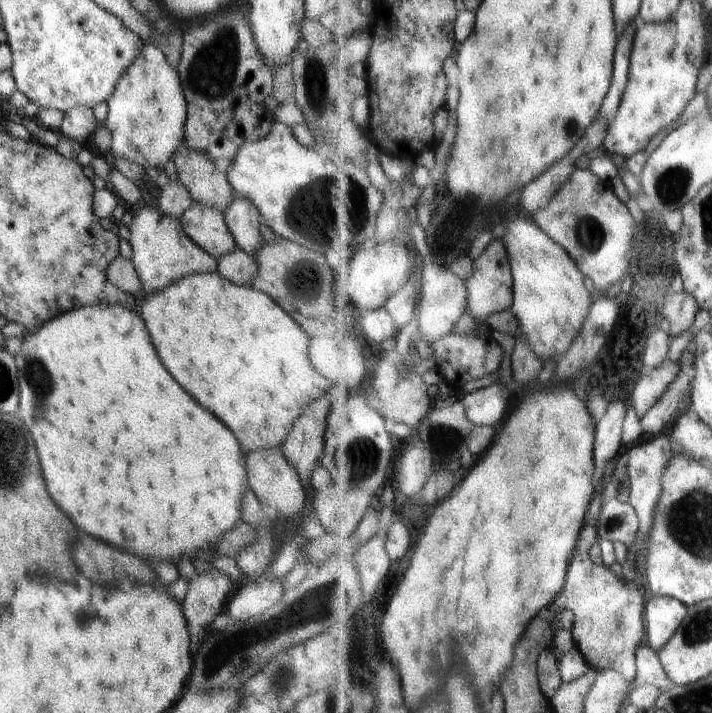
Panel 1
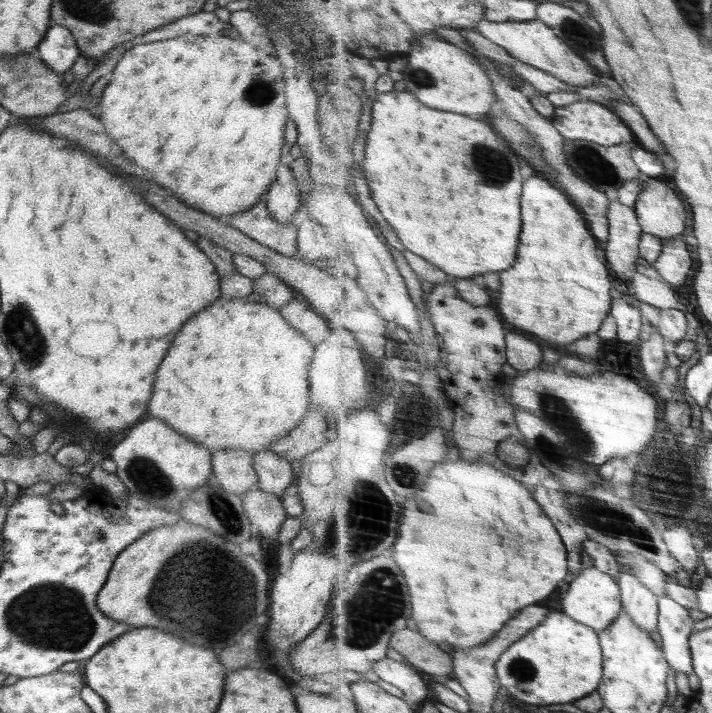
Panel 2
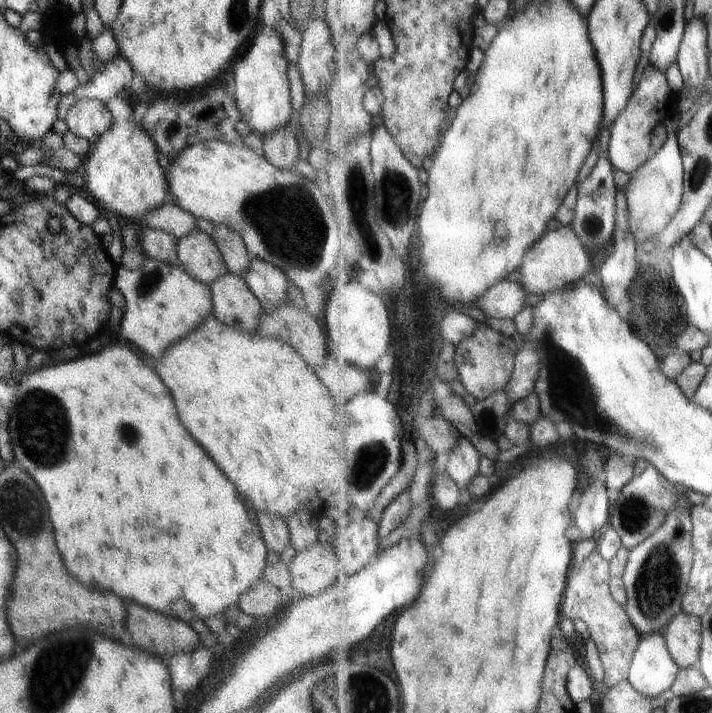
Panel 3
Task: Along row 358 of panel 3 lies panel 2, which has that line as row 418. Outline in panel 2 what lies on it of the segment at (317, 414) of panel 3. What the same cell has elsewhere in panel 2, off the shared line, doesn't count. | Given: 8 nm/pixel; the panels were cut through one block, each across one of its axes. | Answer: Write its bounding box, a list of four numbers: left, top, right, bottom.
[148,298,315,455]

